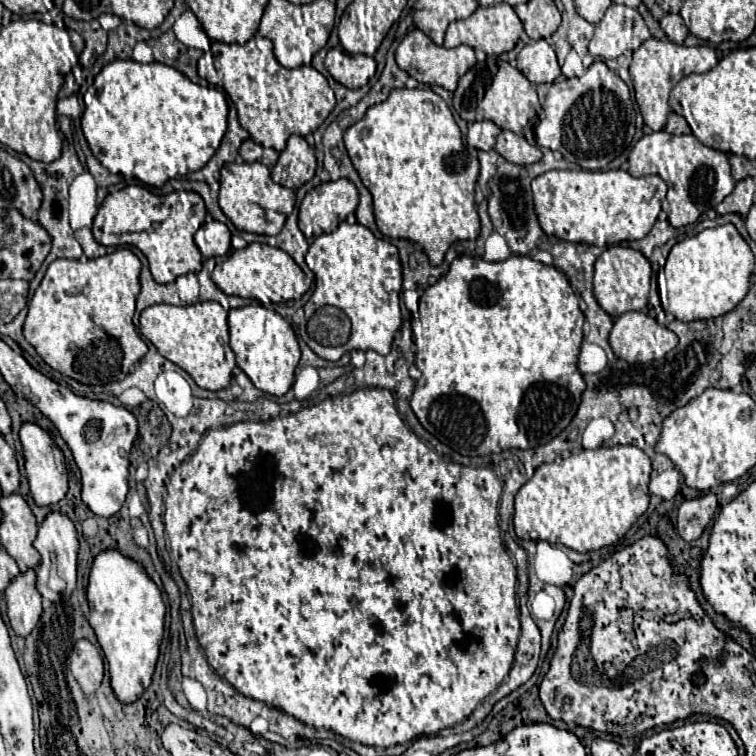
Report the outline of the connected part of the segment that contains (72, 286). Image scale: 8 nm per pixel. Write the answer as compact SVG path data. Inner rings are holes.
M117 248L95 260L53 260L29 302L25 340L51 368L81 384L123 380L129 366L147 354L147 344L133 324L139 272L141 262L129 248Z

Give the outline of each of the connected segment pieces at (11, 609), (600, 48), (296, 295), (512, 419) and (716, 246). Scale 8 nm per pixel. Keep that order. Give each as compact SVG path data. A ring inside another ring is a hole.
M35 570L19 574L5 590L5 596L11 628L19 638L29 636L43 612L41 594L35 586Z
M611 4L603 20L595 24L595 34L589 42L589 52L595 58L617 58L621 54L631 54L651 38L641 14L635 8Z
M253 242L241 250L233 250L221 264L215 266L211 278L225 294L255 298L265 306L273 306L285 300L299 300L311 286L311 280L303 274L295 260L287 256L287 252L261 242Z
M513 254L503 262L485 262L479 256L459 256L453 260L449 272L437 280L437 284L425 288L419 300L418 312L412 316L412 333L416 348L415 366L421 370L421 378L411 396L411 408L427 432L431 432L437 440L441 440L443 444L447 444L449 448L453 448L463 456L487 456L487 454L499 454L499 450L535 448L547 444L569 426L579 408L581 394L585 390L585 380L577 370L577 356L583 342L581 328L583 328L583 312L579 308L579 298L569 286L567 276L559 272L555 266L547 266L535 262L529 256L519 256L519 254Z
M733 224L707 228L697 236L679 240L667 256L657 284L662 308L681 322L709 320L731 312L749 292L753 252Z

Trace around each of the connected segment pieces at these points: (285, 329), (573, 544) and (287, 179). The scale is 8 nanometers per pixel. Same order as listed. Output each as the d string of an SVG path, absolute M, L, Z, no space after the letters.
M261 304L229 310L227 322L231 334L231 348L237 356L237 366L249 376L255 388L273 396L283 396L295 382L295 368L301 358L291 324L275 310L269 310Z
M601 446L595 450L581 450L561 462L541 464L533 478L527 480L515 496L515 534L523 540L547 540L549 544L563 544L575 552L591 552L621 540L635 520L649 506L649 474L651 460L637 446Z
M291 136L287 148L279 154L271 178L287 188L299 188L315 174L315 154L303 136Z

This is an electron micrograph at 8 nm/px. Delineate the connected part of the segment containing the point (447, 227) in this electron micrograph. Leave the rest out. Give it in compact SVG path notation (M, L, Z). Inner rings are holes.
M431 88L391 90L385 102L371 106L357 124L347 128L345 148L373 196L381 234L419 242L433 266L443 262L453 242L479 236L473 200L479 160L465 150L447 102Z

